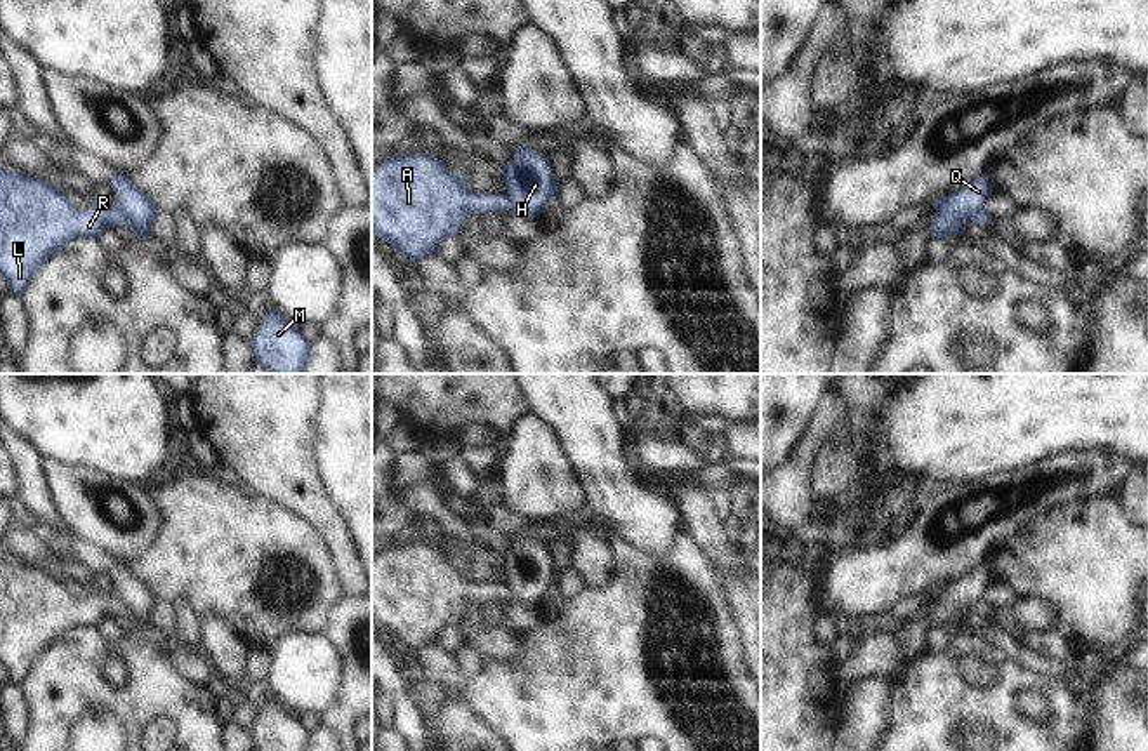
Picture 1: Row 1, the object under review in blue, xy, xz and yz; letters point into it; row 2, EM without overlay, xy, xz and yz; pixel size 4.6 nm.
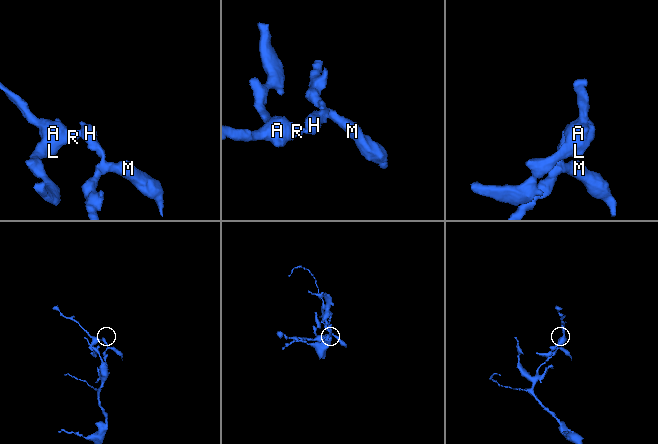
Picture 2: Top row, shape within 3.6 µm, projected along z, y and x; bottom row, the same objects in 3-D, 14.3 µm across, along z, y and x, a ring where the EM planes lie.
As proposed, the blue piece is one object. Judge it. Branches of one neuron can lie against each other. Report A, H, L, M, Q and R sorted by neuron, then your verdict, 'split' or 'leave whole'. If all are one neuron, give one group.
groups A L R / H M Q; split

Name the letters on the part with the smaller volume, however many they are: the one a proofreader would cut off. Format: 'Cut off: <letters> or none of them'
Cut off: A, L, R

